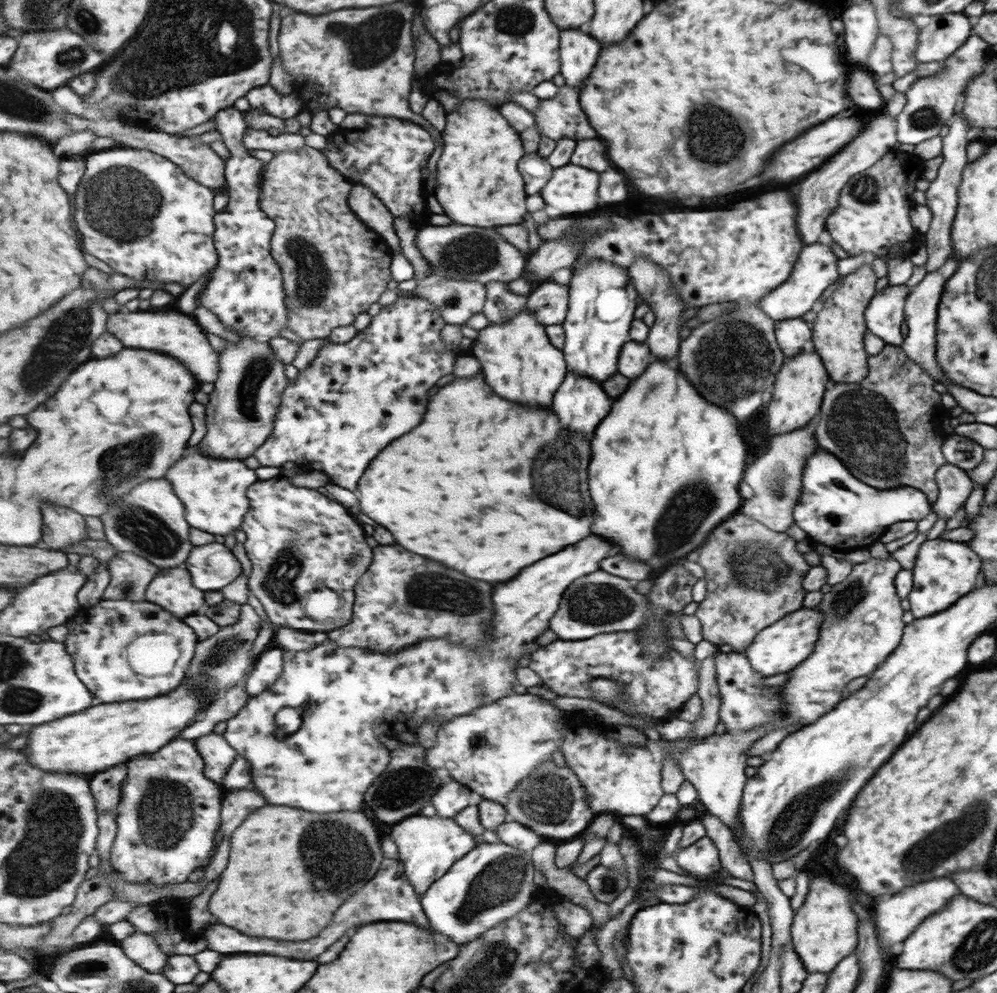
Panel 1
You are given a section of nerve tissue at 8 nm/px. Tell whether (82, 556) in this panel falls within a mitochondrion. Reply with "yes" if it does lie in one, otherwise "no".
no

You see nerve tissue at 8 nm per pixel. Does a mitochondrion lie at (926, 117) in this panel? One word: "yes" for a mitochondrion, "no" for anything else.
yes

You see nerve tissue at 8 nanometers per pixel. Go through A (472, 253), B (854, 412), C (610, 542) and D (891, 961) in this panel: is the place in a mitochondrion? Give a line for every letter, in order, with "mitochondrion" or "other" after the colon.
A: mitochondrion
B: mitochondrion
C: other
D: other

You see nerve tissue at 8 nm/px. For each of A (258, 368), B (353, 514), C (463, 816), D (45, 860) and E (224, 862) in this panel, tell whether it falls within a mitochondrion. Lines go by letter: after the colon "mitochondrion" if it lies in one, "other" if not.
A: mitochondrion
B: other
C: other
D: mitochondrion
E: other

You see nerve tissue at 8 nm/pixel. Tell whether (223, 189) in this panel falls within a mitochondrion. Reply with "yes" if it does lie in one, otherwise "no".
no

